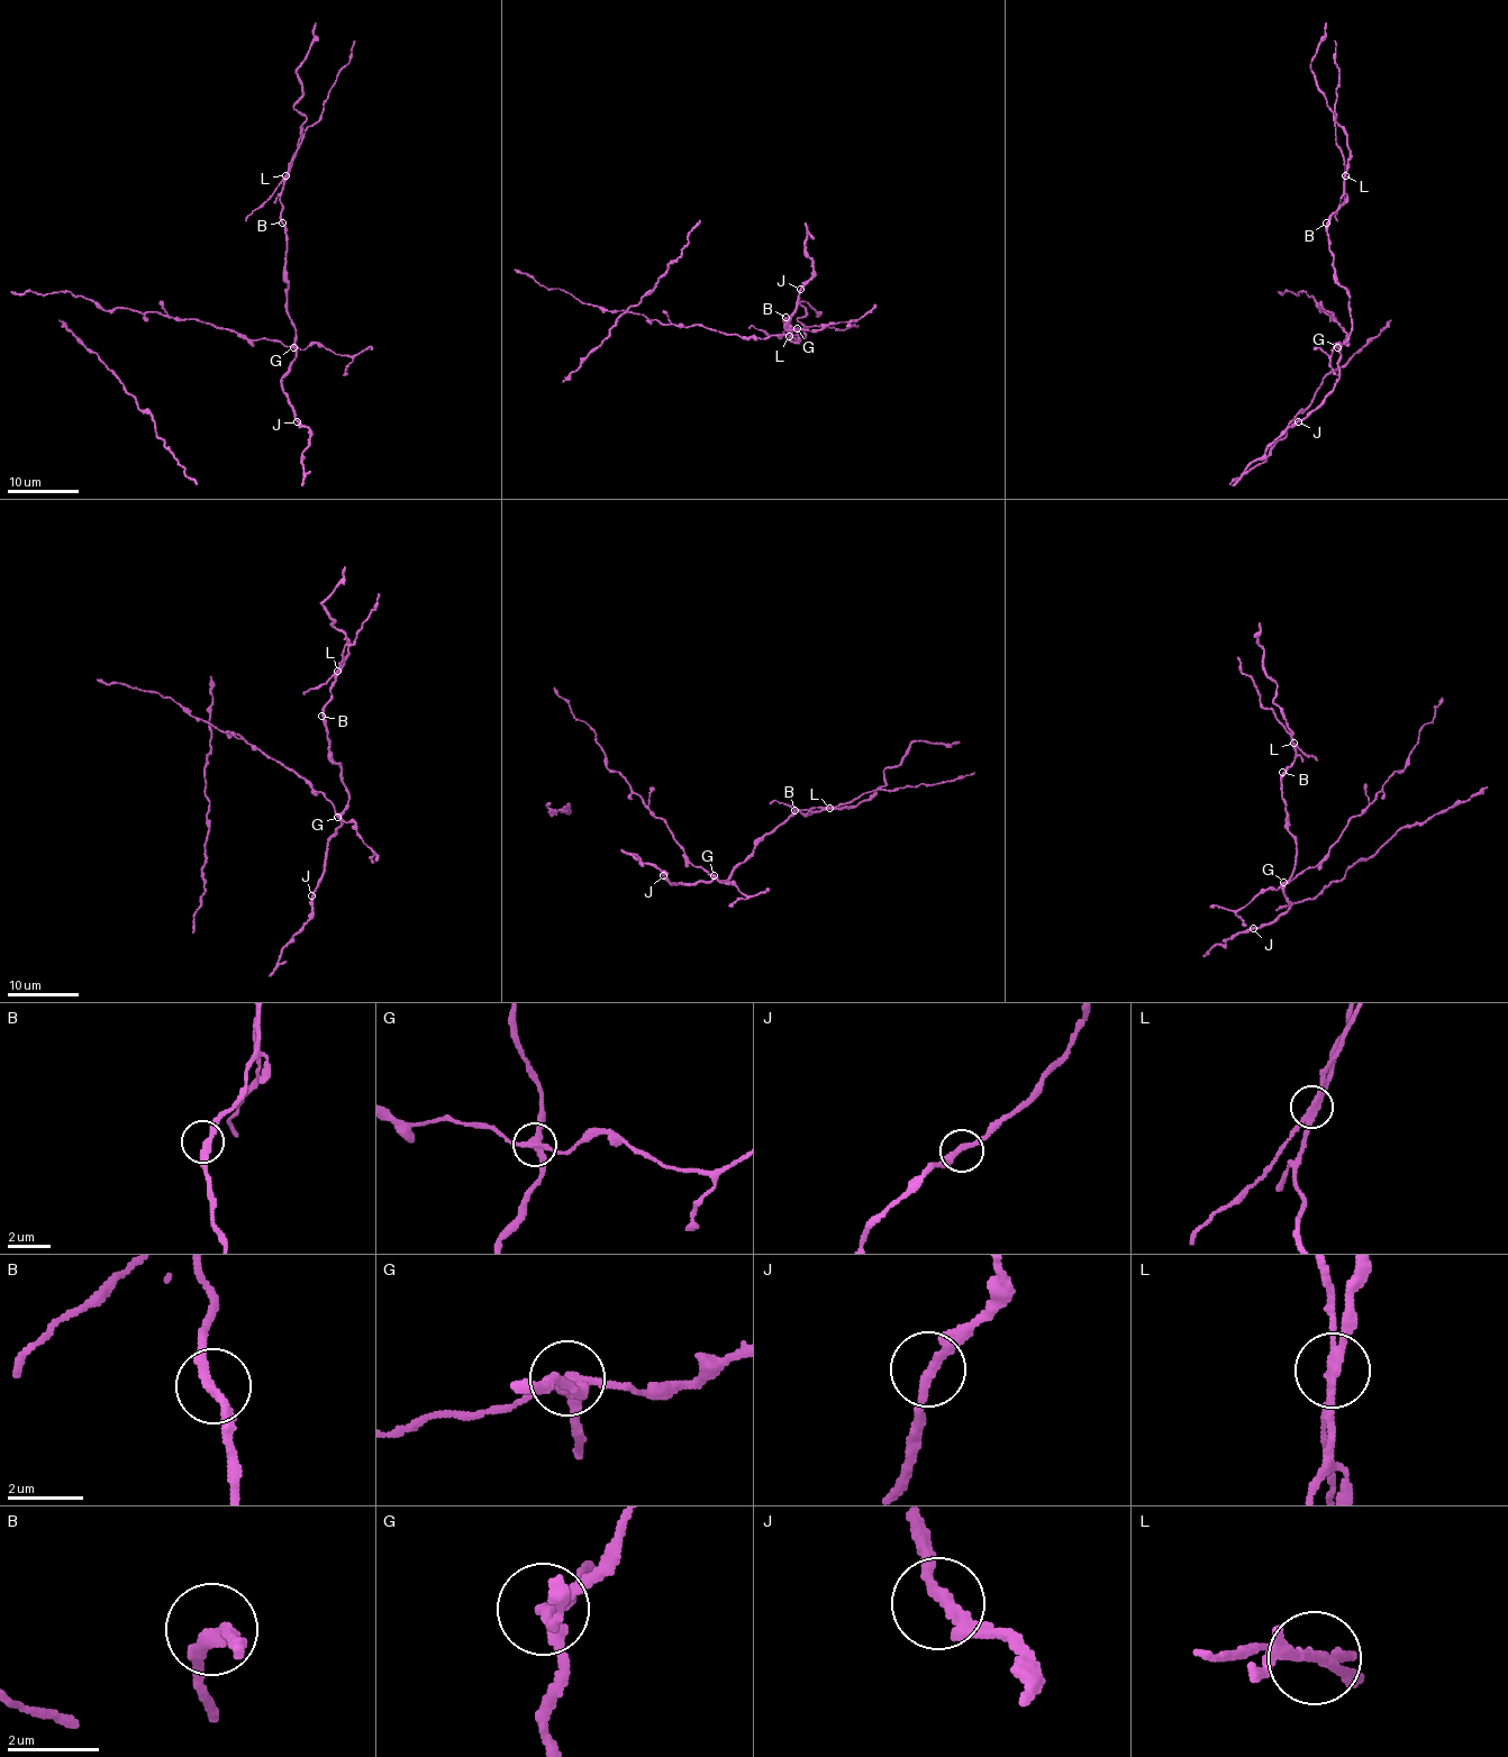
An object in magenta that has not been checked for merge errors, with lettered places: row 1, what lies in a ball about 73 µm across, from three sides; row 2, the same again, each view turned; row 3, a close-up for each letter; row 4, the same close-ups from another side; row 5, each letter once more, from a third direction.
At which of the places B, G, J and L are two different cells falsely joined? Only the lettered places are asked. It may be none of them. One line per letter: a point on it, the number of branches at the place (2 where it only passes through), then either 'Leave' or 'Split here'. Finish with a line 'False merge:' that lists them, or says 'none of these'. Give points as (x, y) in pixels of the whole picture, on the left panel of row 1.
B: Place: (282, 222). Branches: 2. Leave
G: Place: (293, 347). Branches: 4. Split here
J: Place: (297, 421). Branches: 2. Leave
L: Place: (285, 175). Branches: 2. Split here
False merge: G, L

